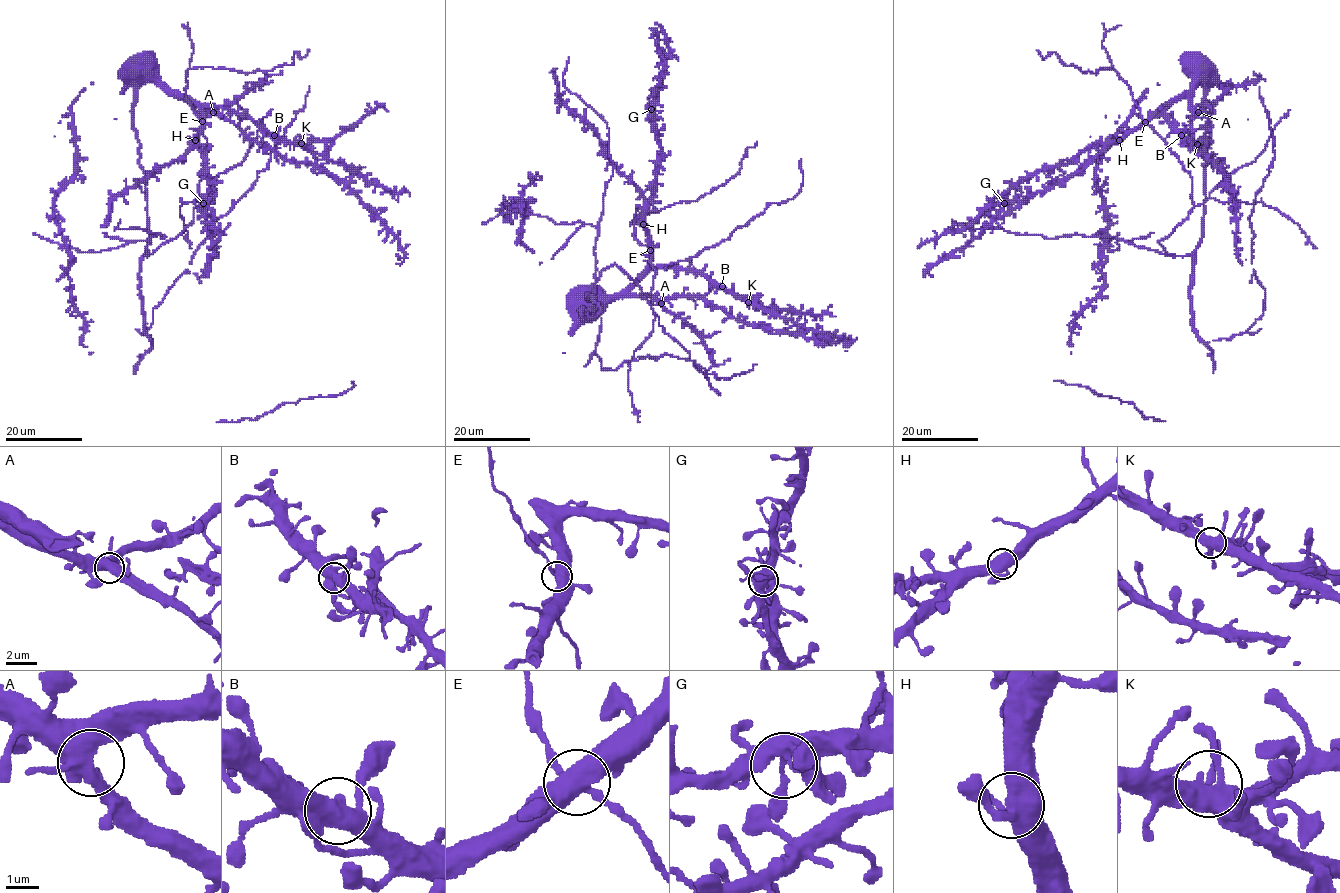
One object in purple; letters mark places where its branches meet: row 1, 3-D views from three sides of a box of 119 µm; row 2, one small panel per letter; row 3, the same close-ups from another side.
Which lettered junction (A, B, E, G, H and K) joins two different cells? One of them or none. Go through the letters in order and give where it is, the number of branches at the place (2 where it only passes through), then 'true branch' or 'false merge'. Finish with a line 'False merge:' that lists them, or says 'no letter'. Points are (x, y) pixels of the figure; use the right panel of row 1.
A: at (1198, 112); 4 branches meet; true branch
B: at (1181, 135); 4 branches meet; true branch
E: at (1145, 122); 4 branches meet; true branch
G: at (1004, 203); 4 branches meet; true branch
H: at (1119, 140); 4 branches meet; true branch
K: at (1197, 144); 4 branches meet; true branch
False merge: no letter

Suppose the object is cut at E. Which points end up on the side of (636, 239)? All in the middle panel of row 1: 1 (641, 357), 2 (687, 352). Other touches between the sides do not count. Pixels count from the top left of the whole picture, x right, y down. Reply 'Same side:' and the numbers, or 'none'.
Same side: 2

